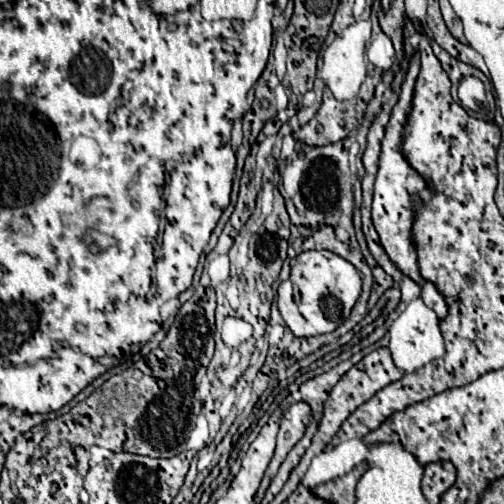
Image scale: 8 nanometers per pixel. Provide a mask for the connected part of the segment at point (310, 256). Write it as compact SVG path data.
M309 250L297 256L297 266L277 290L277 306L289 330L299 336L327 334L339 328L351 314L353 304L361 294L361 280L347 260L329 250Z

